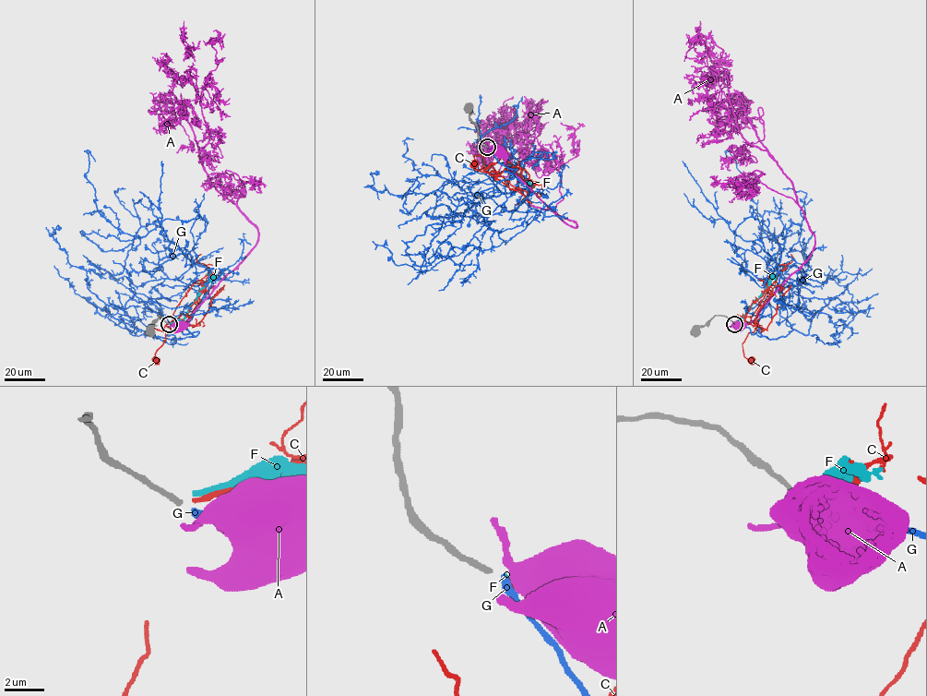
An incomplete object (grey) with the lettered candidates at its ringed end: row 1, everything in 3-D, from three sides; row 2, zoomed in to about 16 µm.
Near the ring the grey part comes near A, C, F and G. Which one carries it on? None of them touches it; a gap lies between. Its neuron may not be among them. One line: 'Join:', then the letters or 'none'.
Join: G

